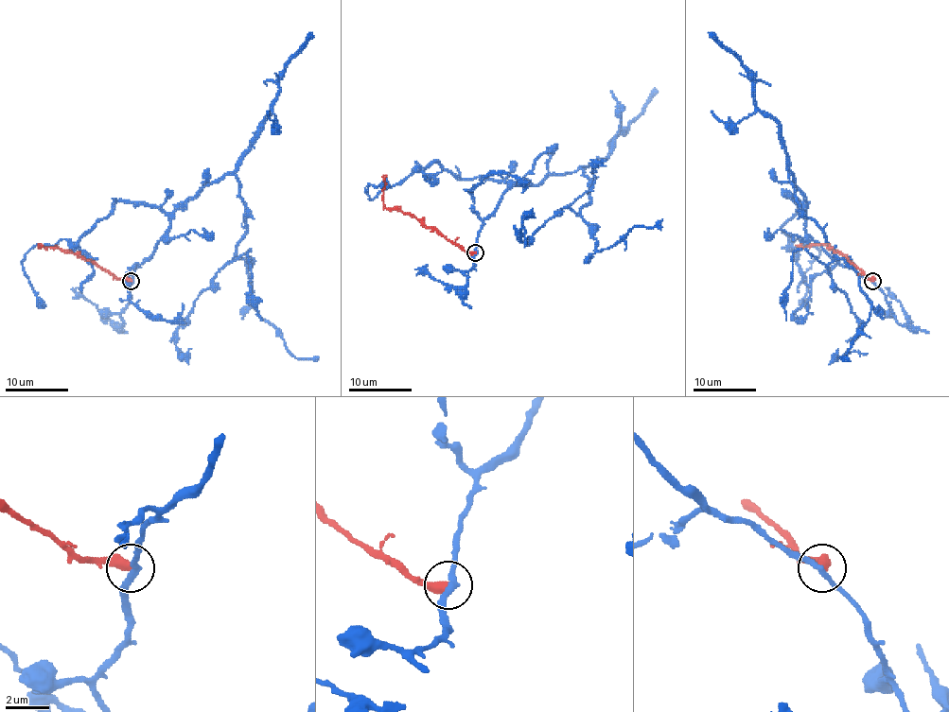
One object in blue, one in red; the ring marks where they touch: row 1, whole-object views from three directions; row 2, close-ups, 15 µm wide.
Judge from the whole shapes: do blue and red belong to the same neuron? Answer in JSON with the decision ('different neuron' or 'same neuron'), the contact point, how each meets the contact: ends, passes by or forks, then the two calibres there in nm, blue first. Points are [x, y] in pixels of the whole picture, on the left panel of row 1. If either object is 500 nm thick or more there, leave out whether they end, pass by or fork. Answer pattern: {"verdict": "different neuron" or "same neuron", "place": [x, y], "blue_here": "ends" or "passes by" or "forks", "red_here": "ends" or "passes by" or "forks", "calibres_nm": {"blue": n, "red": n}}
{"verdict": "different neuron", "place": [131, 281], "blue_here": "passes by", "red_here": "ends", "calibres_nm": {"blue": 280, "red": 480}}

